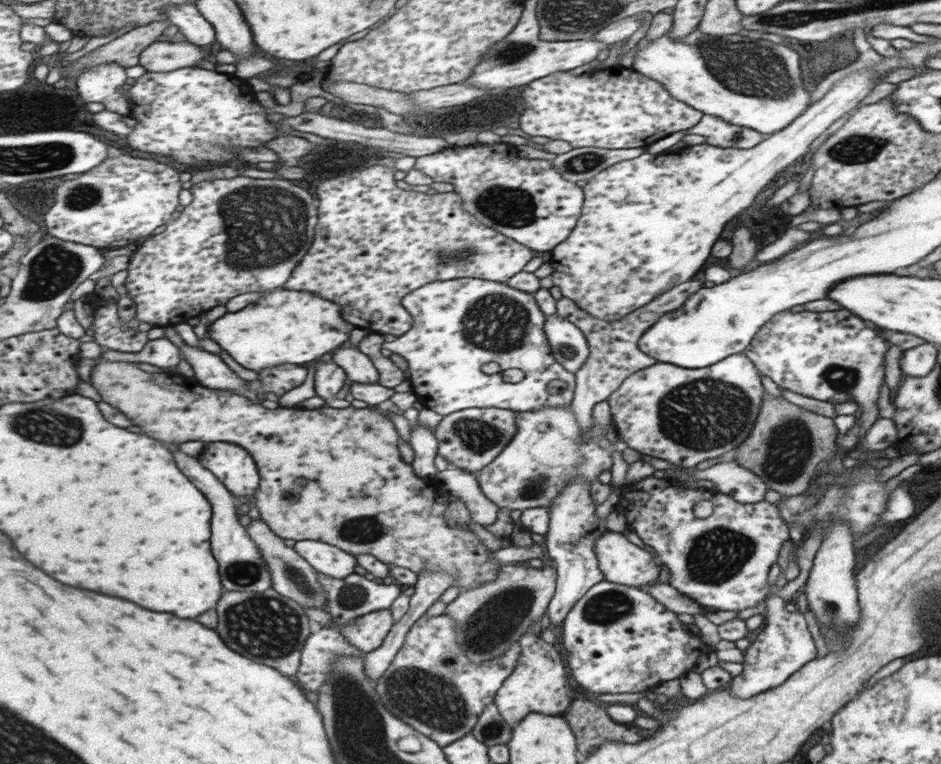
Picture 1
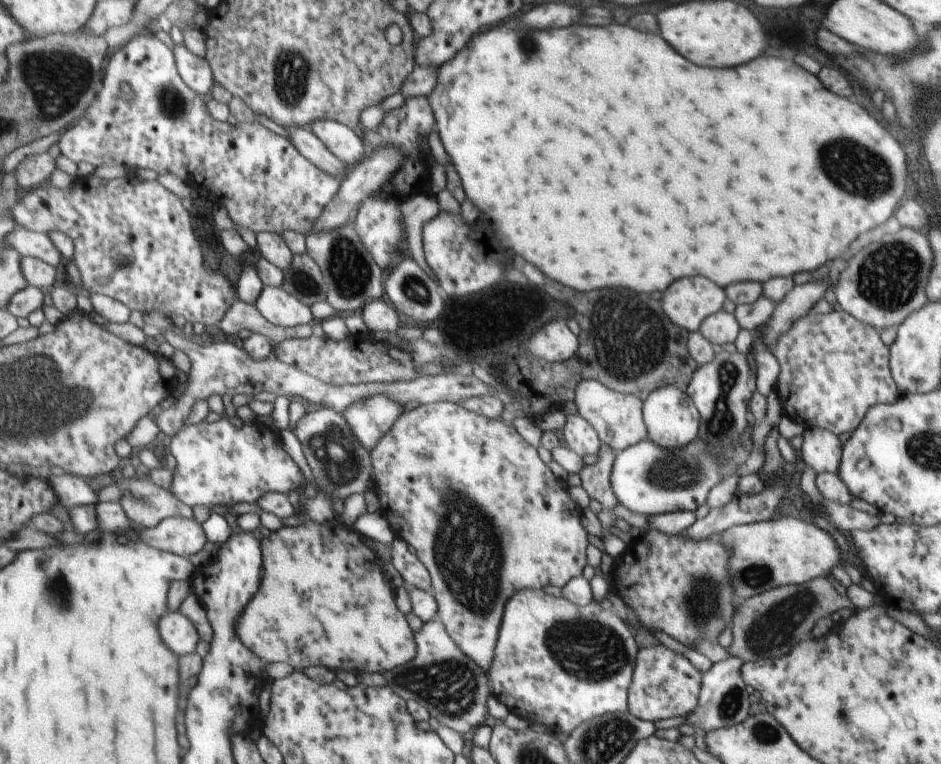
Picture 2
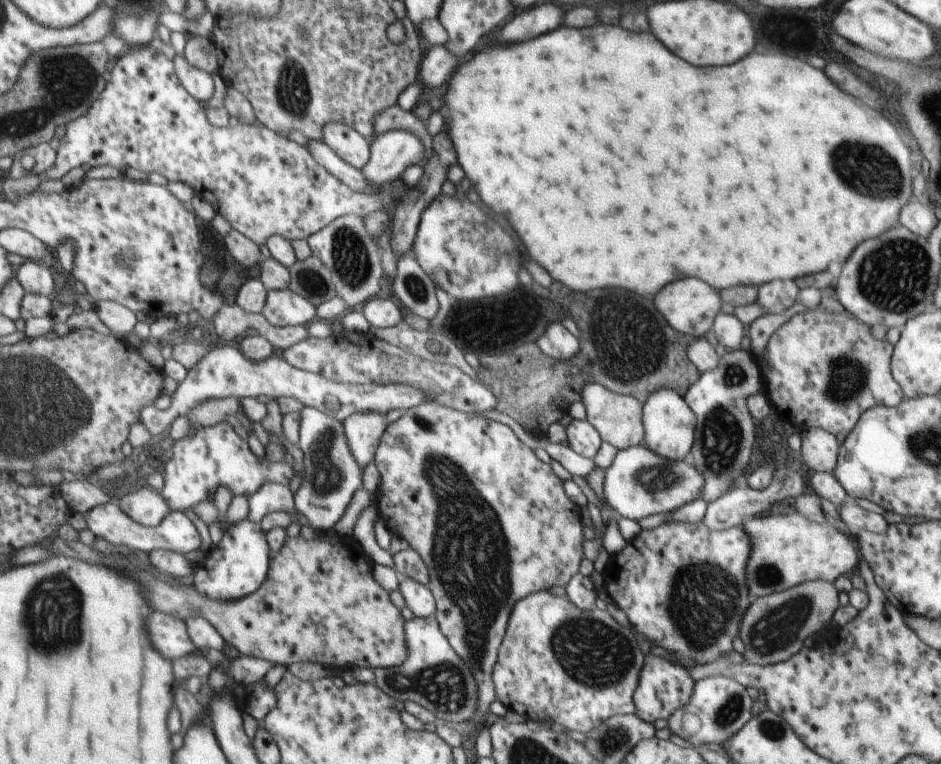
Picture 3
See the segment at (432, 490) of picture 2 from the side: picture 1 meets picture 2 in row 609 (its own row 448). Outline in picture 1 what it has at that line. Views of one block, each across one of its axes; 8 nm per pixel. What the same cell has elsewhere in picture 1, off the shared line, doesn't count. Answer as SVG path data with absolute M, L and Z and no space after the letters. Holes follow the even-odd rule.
M463 409L455 413L445 415L435 425L433 432L436 440L436 454L442 456L450 466L462 469L465 473L472 474L481 471L485 466L490 465L505 445L516 434L516 411L507 409Z

